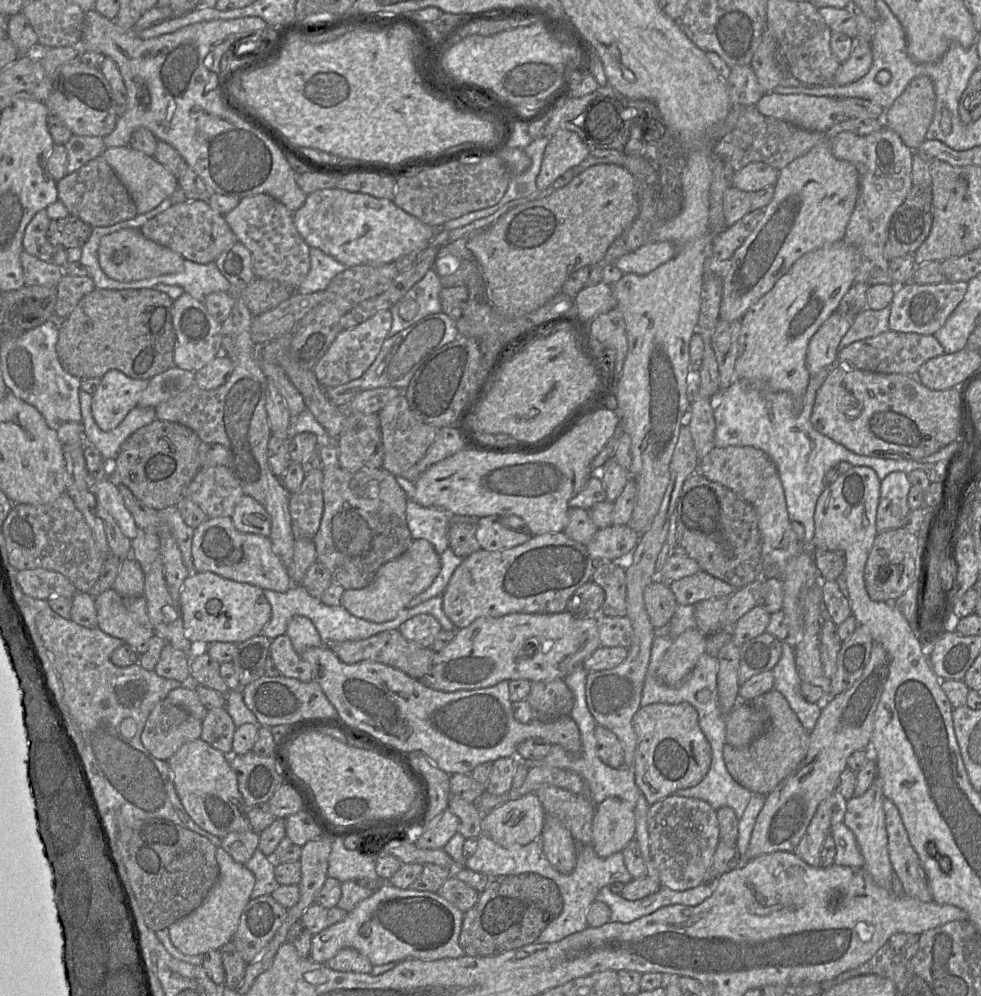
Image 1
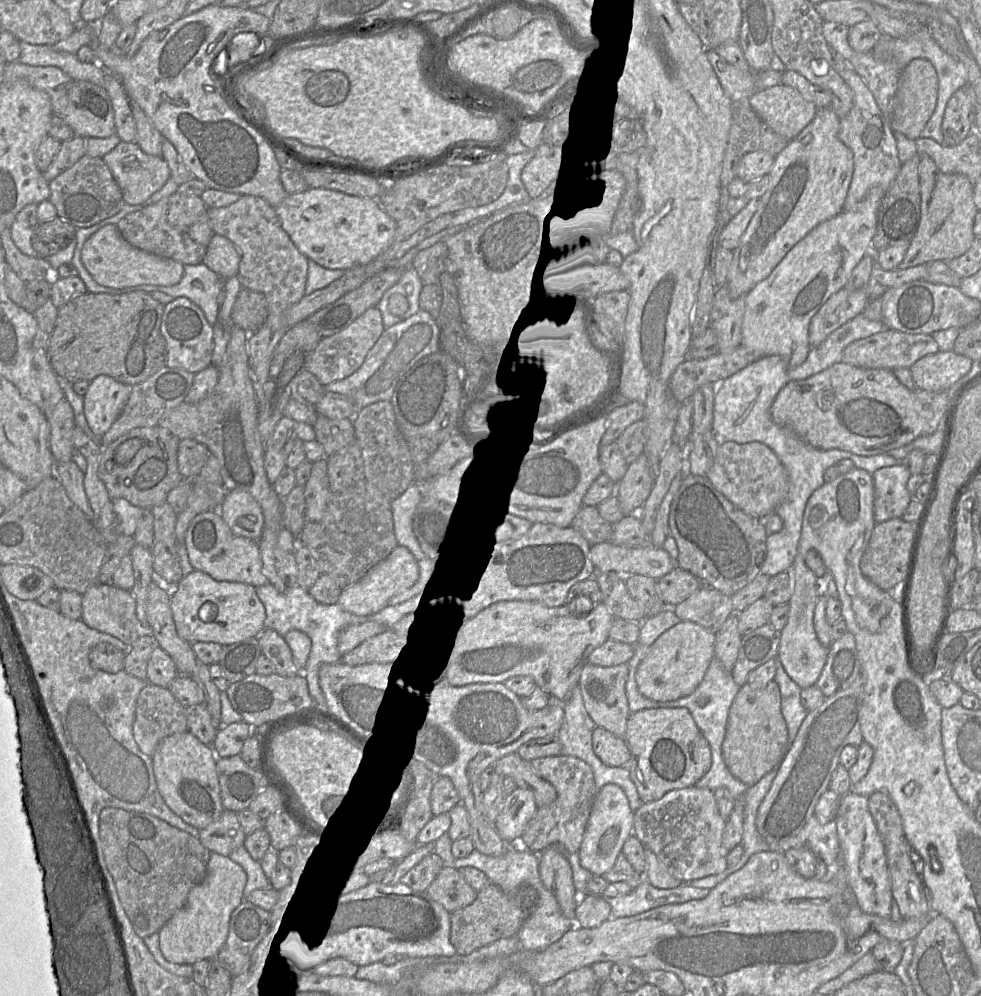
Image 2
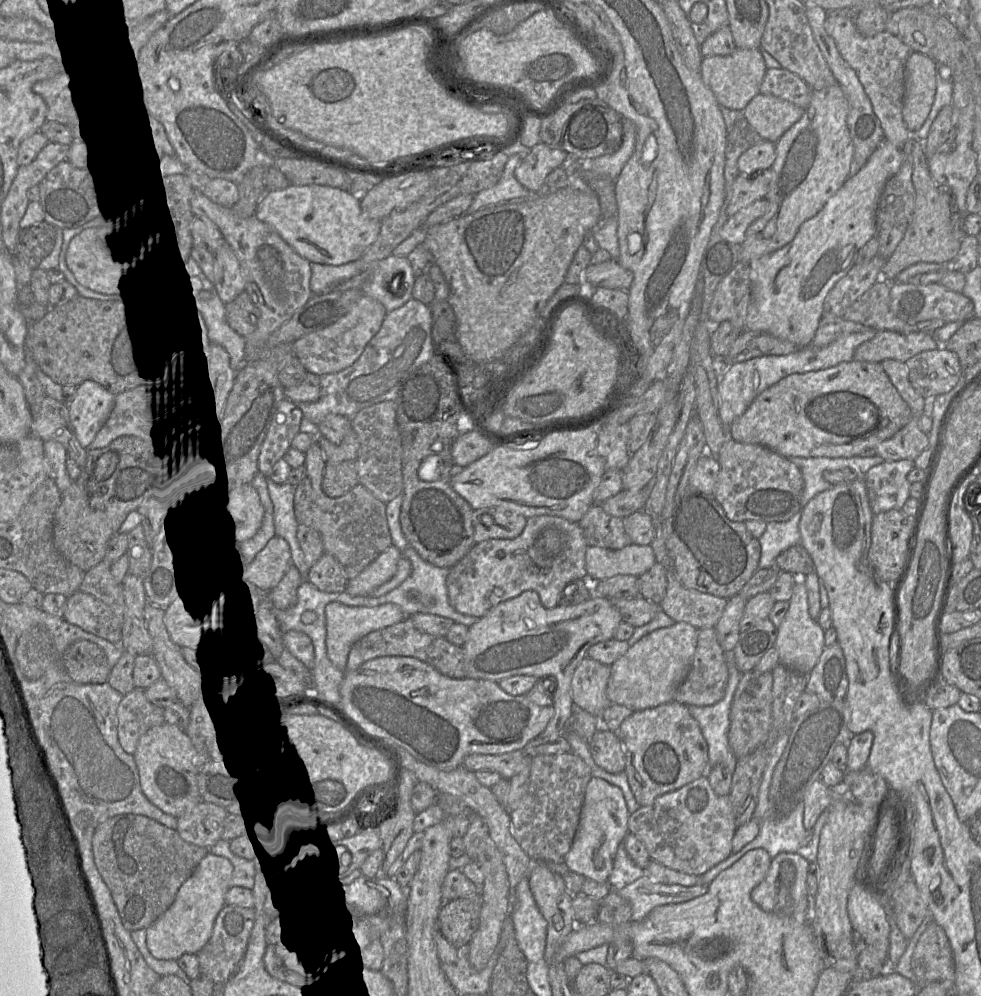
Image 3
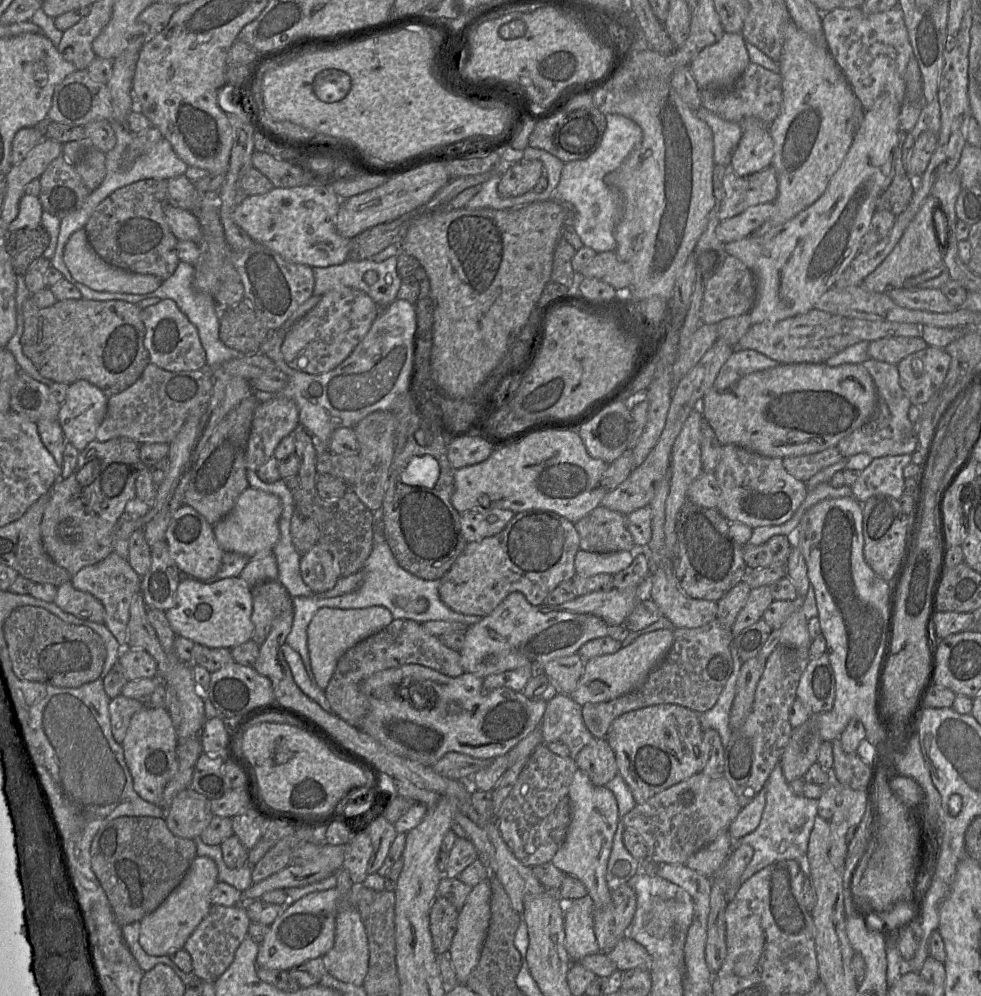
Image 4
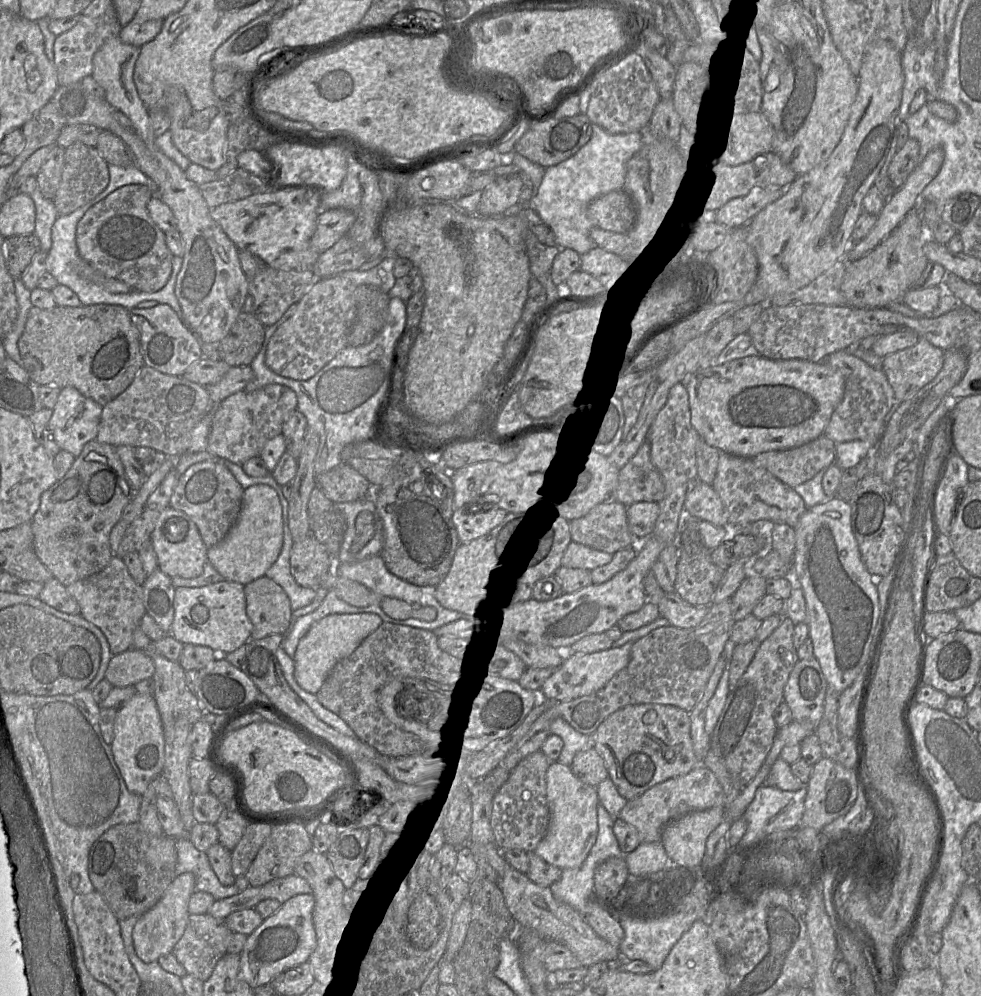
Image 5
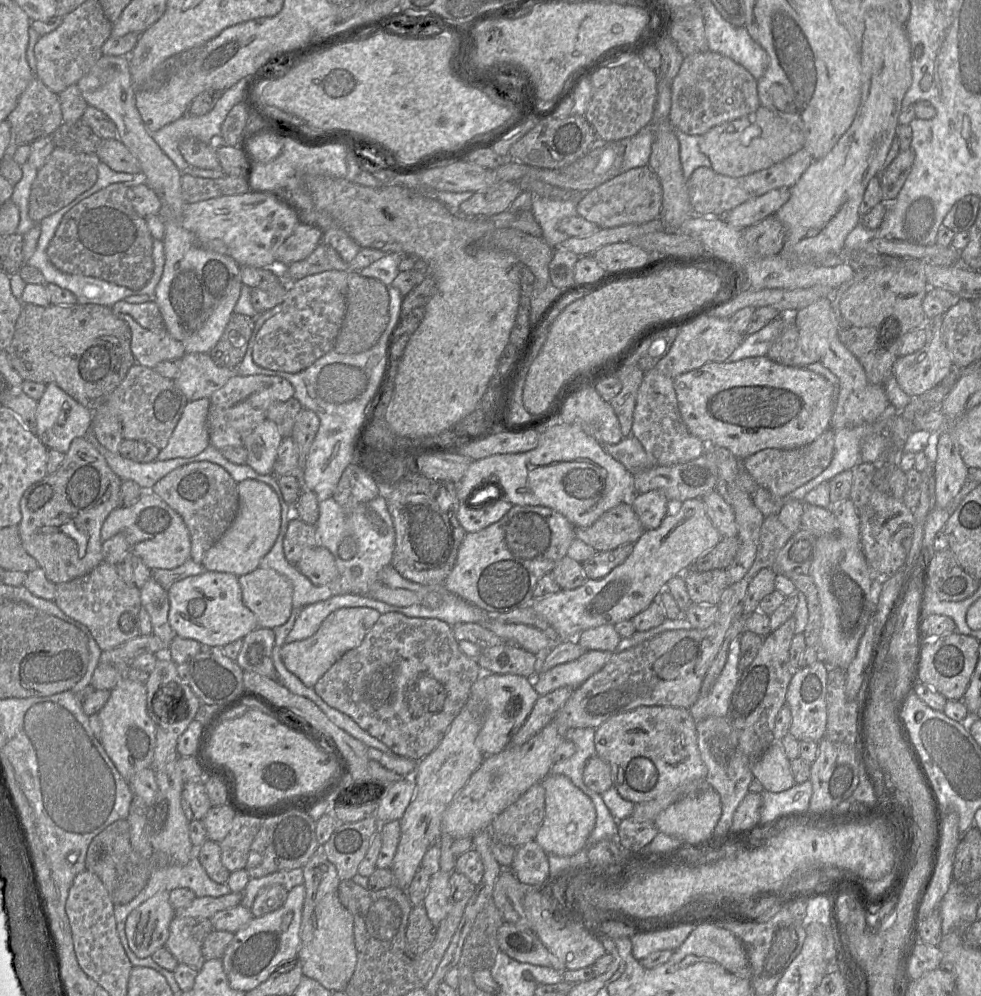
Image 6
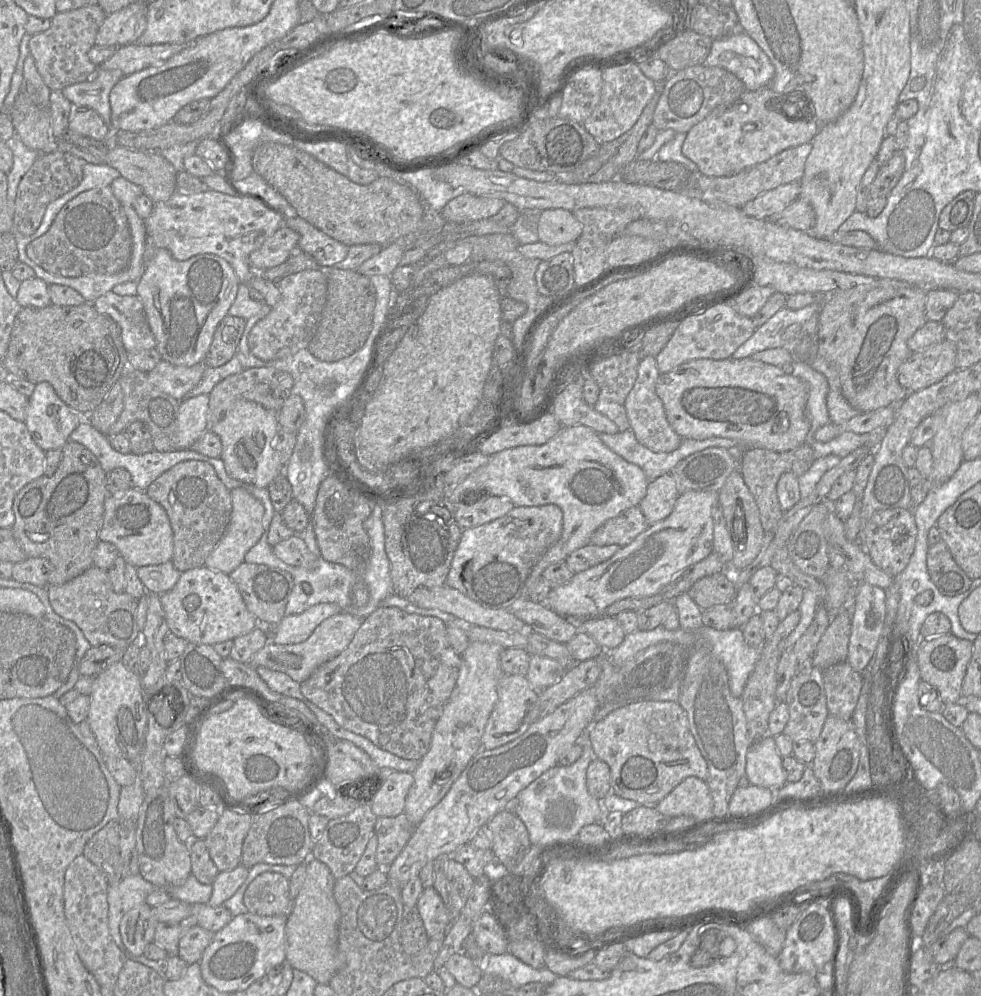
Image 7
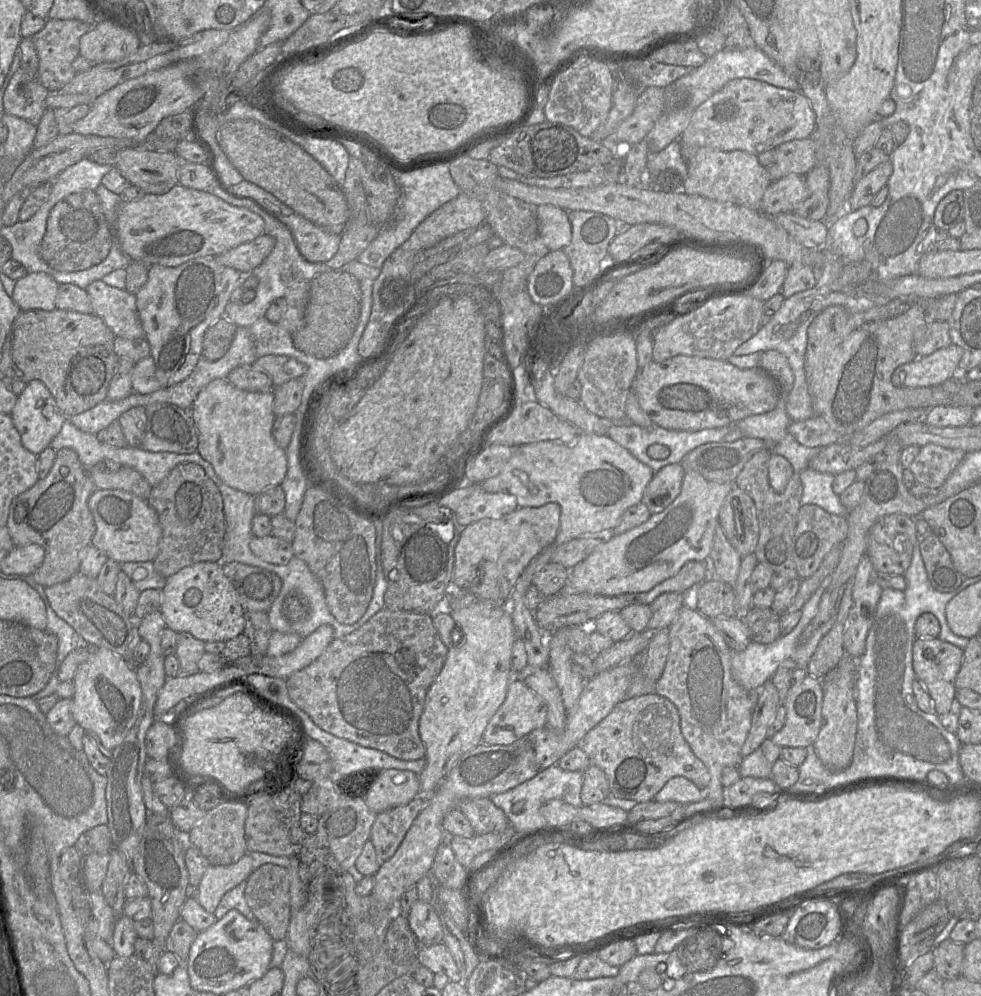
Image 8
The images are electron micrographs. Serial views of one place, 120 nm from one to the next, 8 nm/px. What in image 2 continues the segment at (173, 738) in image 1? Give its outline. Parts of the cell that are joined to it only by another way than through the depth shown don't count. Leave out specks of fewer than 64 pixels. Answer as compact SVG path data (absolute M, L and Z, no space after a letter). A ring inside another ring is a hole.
M147 683L136 702L133 736L142 753L152 757L158 745L167 737L188 731L185 708L168 688Z

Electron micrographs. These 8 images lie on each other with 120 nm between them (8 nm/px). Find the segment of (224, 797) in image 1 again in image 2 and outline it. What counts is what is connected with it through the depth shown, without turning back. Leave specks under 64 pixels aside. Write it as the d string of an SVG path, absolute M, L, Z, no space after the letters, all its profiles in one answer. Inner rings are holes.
M189 731L165 738L152 755L153 771L157 788L167 806L186 823L198 830L206 828L217 820L225 810L221 801L221 791L216 769L217 756L210 745L203 744Z

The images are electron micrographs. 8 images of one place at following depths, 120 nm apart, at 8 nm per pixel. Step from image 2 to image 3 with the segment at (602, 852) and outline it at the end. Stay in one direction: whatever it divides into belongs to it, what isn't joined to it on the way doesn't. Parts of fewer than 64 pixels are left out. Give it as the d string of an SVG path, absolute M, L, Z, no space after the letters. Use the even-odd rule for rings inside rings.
M592 775L587 784L579 824L564 862L570 871L596 882L608 882L618 845L628 831L630 813L621 789Z

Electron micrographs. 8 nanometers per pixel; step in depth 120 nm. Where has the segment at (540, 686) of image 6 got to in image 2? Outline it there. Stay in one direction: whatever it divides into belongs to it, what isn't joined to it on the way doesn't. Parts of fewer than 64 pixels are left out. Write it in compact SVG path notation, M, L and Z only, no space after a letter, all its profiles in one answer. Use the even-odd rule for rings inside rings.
M679 622L649 646L635 674L639 693L657 702L674 701L691 694L714 658L714 647L715 634L695 622Z

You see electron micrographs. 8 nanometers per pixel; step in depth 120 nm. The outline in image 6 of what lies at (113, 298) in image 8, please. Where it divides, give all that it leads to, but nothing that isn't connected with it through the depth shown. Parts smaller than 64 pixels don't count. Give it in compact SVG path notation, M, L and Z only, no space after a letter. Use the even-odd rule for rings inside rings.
M119 301L111 306L111 310L117 317L124 320L131 330L131 352L136 364L154 368L160 362L177 361L186 355L183 344L175 340L167 331L155 302L129 303Z

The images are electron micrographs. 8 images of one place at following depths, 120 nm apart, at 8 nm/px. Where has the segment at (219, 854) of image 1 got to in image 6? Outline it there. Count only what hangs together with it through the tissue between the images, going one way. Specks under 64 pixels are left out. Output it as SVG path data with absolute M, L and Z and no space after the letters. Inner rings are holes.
M162 891L134 909L127 917L125 934L132 952L140 959L163 948L169 937L176 910L169 902L170 892Z

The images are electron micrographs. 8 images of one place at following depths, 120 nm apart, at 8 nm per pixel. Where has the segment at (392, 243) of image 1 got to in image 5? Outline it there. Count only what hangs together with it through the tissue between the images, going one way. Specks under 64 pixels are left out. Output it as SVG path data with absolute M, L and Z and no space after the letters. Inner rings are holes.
M310 186L272 187L263 193L210 208L210 215L238 250L249 251L258 257L263 265L277 269L307 270L312 269L321 254L310 245L321 211L321 195L320 190Z

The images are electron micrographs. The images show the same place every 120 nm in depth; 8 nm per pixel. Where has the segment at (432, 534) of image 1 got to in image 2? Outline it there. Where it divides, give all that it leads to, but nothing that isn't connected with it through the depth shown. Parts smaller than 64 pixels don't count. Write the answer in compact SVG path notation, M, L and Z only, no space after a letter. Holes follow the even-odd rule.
M413 482L397 499L392 501L391 506L398 545L406 547L415 558L424 561L424 558L431 554L413 530L414 515L421 499L420 486Z

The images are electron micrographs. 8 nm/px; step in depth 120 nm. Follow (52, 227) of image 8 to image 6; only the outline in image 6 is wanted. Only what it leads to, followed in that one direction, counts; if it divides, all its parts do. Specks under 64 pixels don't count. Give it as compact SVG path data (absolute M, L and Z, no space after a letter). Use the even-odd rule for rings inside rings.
M114 183L83 199L66 212L47 247L47 256L58 270L88 277L98 278L131 290L142 289L152 276L154 269L154 239L146 220L134 210L126 183Z

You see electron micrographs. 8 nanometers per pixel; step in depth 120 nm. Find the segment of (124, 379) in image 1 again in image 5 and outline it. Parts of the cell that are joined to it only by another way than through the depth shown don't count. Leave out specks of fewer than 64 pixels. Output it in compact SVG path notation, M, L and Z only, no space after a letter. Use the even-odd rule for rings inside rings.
M74 387L61 388L49 421L59 448L77 457L86 443L96 439L102 409Z

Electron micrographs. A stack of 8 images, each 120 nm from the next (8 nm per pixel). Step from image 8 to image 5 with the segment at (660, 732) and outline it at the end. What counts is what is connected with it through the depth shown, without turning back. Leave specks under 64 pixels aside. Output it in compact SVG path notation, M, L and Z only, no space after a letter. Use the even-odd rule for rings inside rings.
M634 704L608 716L591 735L619 794L634 800L653 786L683 776L700 764L693 749L689 712L667 704Z

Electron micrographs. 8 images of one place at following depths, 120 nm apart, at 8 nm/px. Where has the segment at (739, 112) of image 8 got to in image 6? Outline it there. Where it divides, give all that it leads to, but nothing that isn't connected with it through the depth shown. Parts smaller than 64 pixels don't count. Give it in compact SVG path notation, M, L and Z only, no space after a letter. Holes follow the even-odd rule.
M759 106L753 113L711 128L700 136L699 148L718 174L729 177L745 176L763 169L794 154L804 144L804 135L795 125Z

